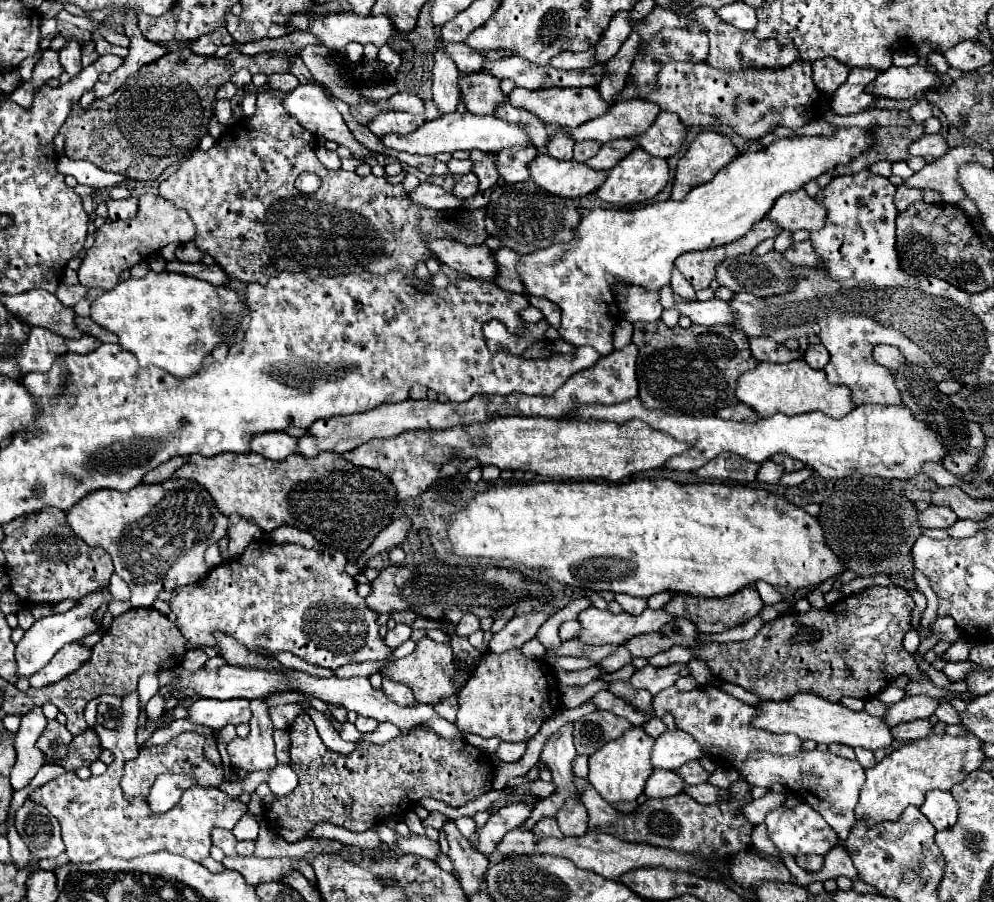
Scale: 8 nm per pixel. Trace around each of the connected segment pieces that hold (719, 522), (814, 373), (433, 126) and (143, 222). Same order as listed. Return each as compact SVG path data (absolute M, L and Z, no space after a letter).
M636 479L622 485L594 483L594 481L548 481L534 485L502 485L490 487L488 491L476 495L466 509L452 515L452 525L448 529L450 541L454 545L456 555L466 557L488 557L494 561L510 561L520 563L534 569L544 569L548 577L558 579L570 587L584 587L592 591L612 591L612 593L628 593L634 597L650 597L654 593L672 591L672 593L688 593L694 597L728 597L740 591L746 585L754 585L754 581L766 581L772 587L788 587L788 589L810 589L818 587L828 579L836 579L846 571L846 565L840 557L828 547L824 531L816 517L808 515L802 507L796 507L784 497L778 497L764 489L754 489L746 485L726 483L697 482L692 485L680 485L670 479Z
M802 359L790 363L760 363L756 369L740 375L736 389L736 397L750 405L760 417L772 417L774 413L800 415L808 411L822 411L838 419L856 407L850 395L850 387L830 385L824 371L810 369L810 365L806 365Z
M448 113L440 119L426 121L426 125L420 125L414 133L408 135L386 135L380 137L386 147L414 153L414 155L436 155L436 153L454 153L454 151L472 151L480 149L486 153L500 153L502 149L514 147L514 145L530 145L530 139L526 137L526 131L520 125L506 123L492 115L472 115L472 113Z
M142 195L138 215L128 221L106 221L94 233L94 245L86 251L86 257L78 269L80 285L98 287L110 291L118 285L122 271L144 261L148 255L158 253L168 243L188 243L194 239L194 223L188 213L176 209L170 201L158 195Z

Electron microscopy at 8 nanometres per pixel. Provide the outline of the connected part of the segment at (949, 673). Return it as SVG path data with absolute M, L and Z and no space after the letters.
M962 661L962 663L946 663L942 673L950 679L950 681L964 681L966 673L970 669L978 669L978 665L974 665L972 661Z

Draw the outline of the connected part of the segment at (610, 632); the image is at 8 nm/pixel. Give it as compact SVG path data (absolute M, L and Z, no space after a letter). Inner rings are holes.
M588 607L578 615L580 633L578 639L586 645L622 645L634 635L652 633L662 629L672 617L664 613L664 609L646 609L642 615L612 615L608 609L600 611L596 607Z

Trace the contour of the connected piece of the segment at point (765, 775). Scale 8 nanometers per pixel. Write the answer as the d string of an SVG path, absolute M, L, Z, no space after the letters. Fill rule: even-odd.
M818 749L800 751L794 757L774 755L768 751L754 751L746 761L738 763L738 773L750 785L770 789L774 783L780 783L784 787L790 787L826 819L826 823L836 831L840 841L848 839L856 823L854 807L858 803L858 793L860 787L864 785L864 769L858 761L848 761L830 751L818 751Z

